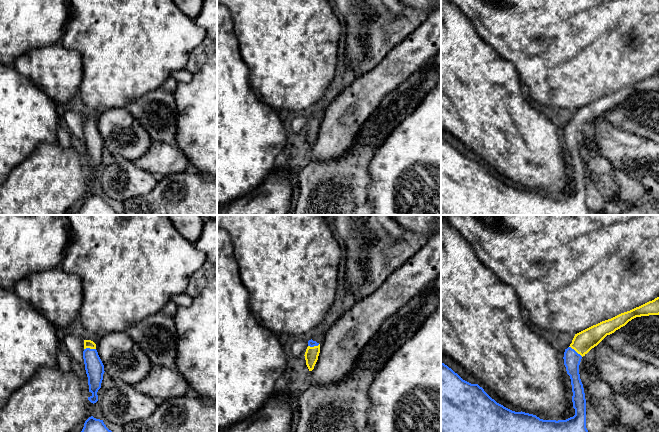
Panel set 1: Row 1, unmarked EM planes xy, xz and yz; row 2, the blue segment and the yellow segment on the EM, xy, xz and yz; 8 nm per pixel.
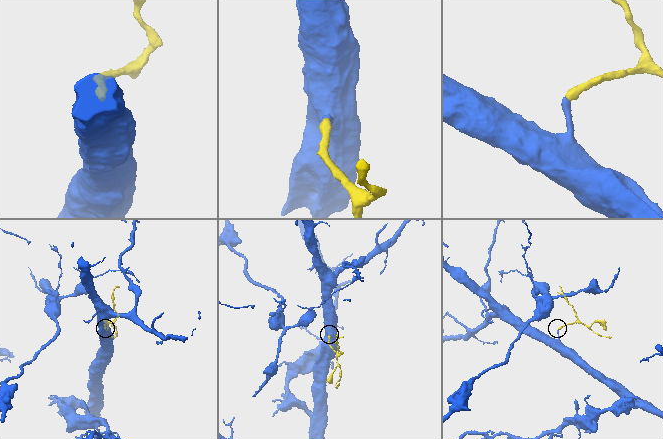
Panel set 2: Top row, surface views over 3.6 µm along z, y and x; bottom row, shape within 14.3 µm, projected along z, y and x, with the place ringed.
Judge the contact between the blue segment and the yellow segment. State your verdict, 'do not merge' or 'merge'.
merge

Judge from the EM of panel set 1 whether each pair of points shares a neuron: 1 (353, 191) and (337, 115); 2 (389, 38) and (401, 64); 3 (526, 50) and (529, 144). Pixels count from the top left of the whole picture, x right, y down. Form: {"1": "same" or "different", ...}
{"1": "different", "2": "different", "3": "different"}

